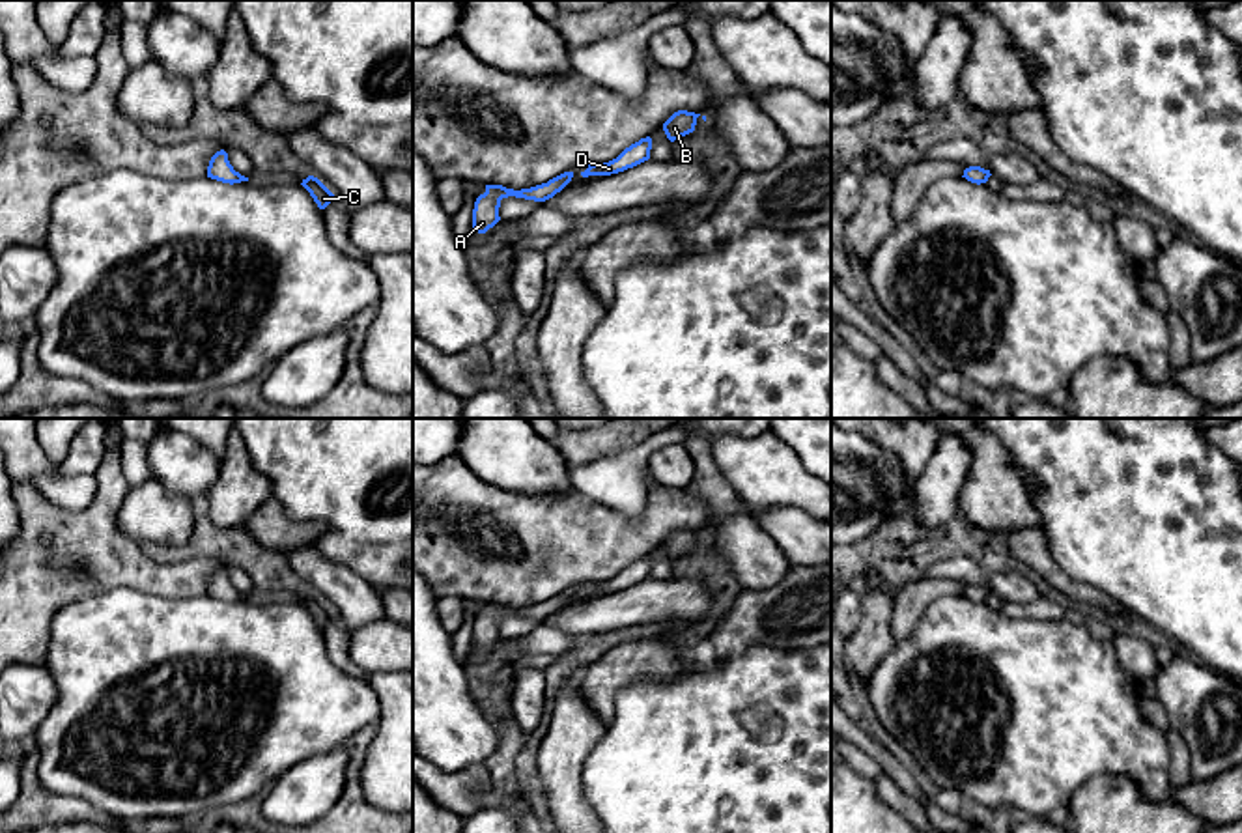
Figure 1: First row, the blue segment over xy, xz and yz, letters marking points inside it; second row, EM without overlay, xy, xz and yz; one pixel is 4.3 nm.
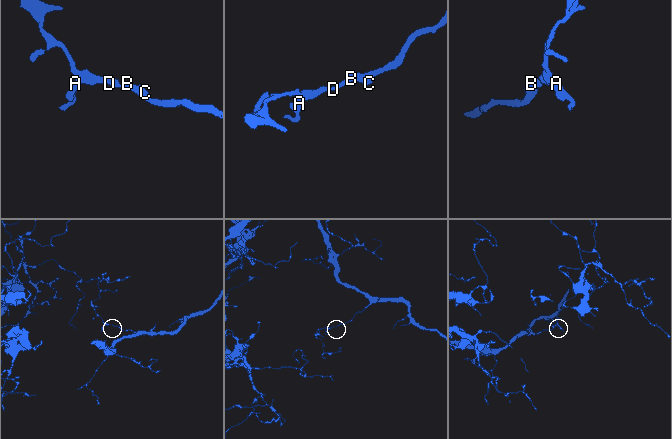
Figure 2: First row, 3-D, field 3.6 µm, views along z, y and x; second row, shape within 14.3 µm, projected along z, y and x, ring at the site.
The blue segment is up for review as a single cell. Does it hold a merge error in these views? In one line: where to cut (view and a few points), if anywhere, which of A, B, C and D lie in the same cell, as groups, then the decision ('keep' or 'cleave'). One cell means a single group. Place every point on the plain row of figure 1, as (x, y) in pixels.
cut none; groups A B C D; keep

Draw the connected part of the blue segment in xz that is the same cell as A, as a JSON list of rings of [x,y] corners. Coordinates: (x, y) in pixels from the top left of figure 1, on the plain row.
[[[564,590],[549,598],[547,601],[521,609],[506,607],[502,603],[486,603],[486,611],[480,613],[474,620],[473,650],[486,652],[501,639],[499,626],[502,616],[515,614],[534,620],[545,620],[560,611],[572,600],[572,596],[573,590]]]

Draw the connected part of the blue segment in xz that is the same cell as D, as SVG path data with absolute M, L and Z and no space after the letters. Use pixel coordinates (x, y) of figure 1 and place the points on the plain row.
M641 557L639 560L626 566L616 577L603 581L603 583L588 583L585 590L581 590L583 596L588 594L611 594L624 590L628 586L633 586L644 579L650 577L652 568L652 557Z

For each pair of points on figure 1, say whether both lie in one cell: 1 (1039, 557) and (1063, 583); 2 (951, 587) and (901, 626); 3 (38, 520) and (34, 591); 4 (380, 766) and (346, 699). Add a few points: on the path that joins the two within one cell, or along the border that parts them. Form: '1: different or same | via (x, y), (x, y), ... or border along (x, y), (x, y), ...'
1: same | via (1043, 563), (1058, 578)
2: same | via (938, 587), (910, 613)
3: same | via (34, 536), (34, 574)
4: different | border along (361, 678), (376, 697), (376, 720)

